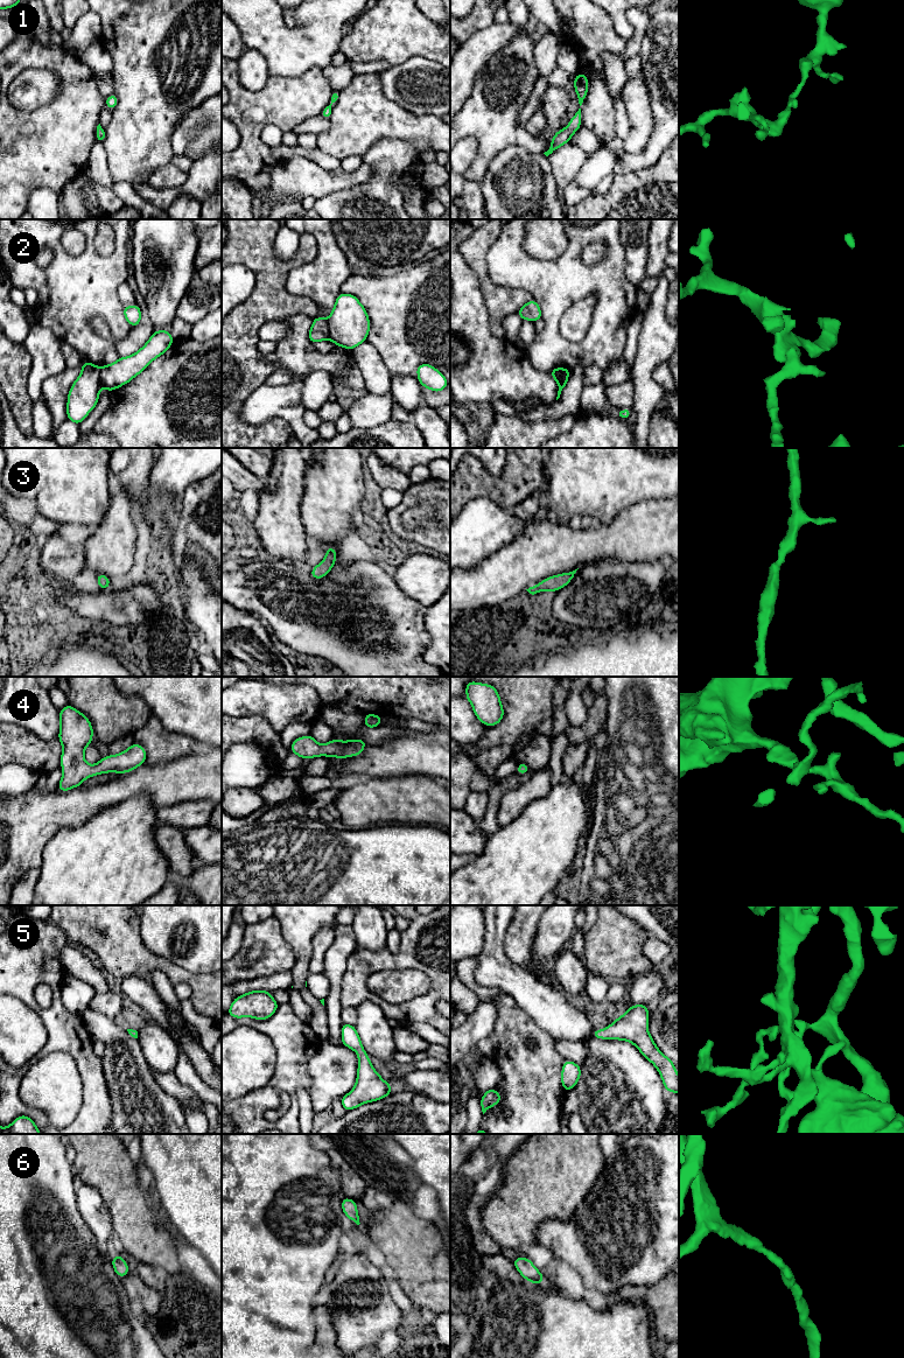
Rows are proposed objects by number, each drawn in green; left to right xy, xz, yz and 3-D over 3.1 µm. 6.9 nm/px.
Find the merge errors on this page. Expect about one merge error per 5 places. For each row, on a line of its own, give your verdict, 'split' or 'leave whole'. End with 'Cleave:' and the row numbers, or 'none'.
1: leave whole
2: split
3: leave whole
4: leave whole
5: leave whole
6: leave whole
Cleave: 2

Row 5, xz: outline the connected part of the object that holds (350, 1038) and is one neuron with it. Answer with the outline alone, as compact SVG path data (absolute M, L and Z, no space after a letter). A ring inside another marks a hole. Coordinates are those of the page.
M342 1023L341 1035L342 1044L358 1055L357 1080L352 1091L341 1098L343 1108L351 1111L365 1102L377 1101L387 1097L393 1088L373 1069L355 1026Z

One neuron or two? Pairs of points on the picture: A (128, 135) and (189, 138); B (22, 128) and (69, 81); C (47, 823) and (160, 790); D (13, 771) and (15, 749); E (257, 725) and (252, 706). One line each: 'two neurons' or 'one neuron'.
A: two neurons
B: one neuron
C: one neuron
D: two neurons
E: two neurons

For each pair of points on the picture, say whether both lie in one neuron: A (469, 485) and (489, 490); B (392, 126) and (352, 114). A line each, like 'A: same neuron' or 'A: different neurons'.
A: same neuron
B: same neuron

